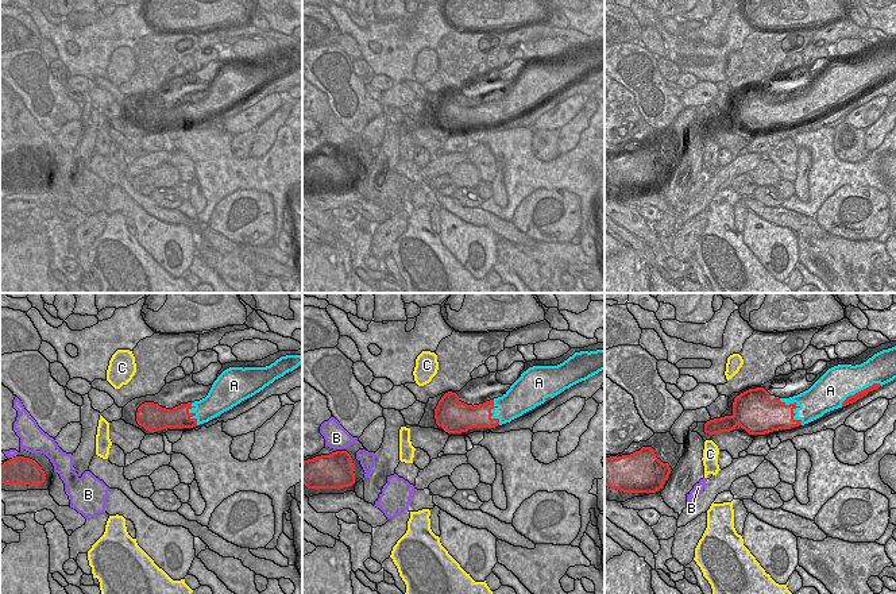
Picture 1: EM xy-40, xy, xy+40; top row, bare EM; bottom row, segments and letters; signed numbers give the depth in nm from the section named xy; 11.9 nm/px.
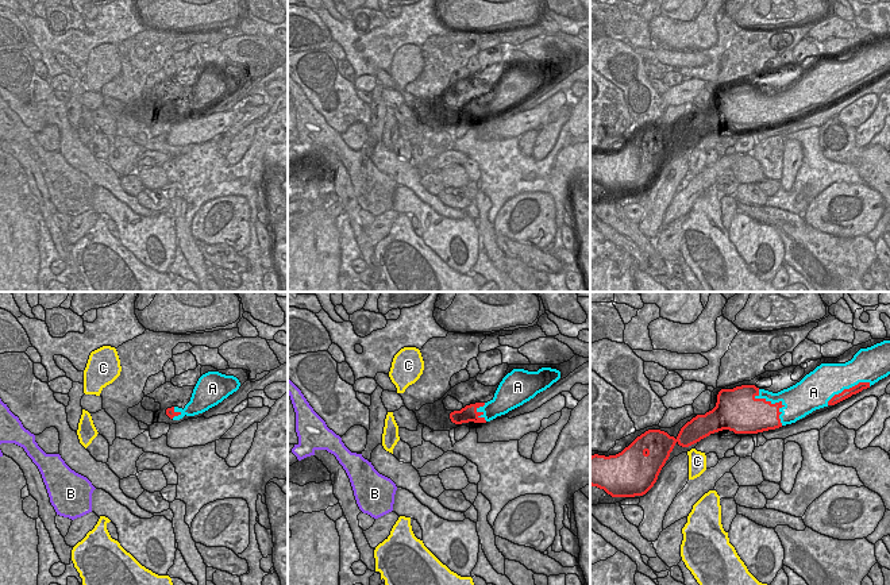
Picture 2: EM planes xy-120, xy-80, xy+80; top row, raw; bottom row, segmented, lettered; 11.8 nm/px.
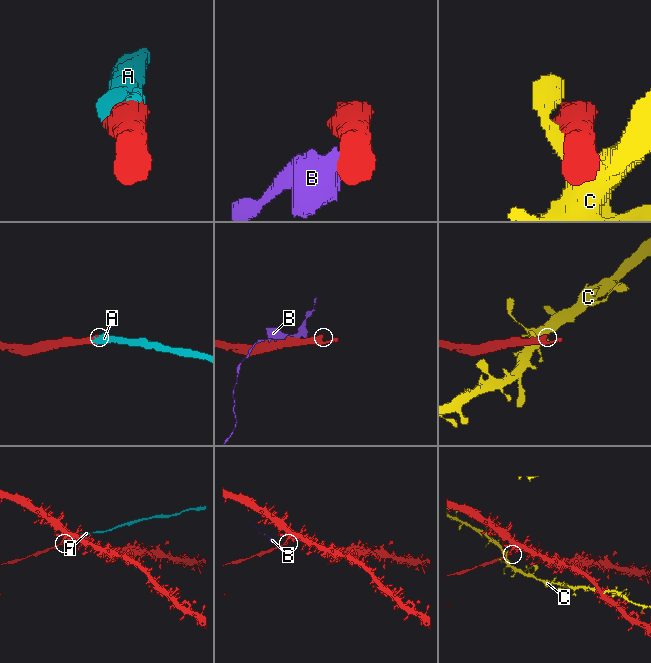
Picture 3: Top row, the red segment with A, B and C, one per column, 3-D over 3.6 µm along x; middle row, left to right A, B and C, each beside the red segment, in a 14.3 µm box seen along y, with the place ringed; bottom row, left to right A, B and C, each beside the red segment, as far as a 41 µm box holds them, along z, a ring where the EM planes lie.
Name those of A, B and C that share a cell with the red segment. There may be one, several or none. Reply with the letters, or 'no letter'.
A

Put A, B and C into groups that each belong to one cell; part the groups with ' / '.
A / B / C

